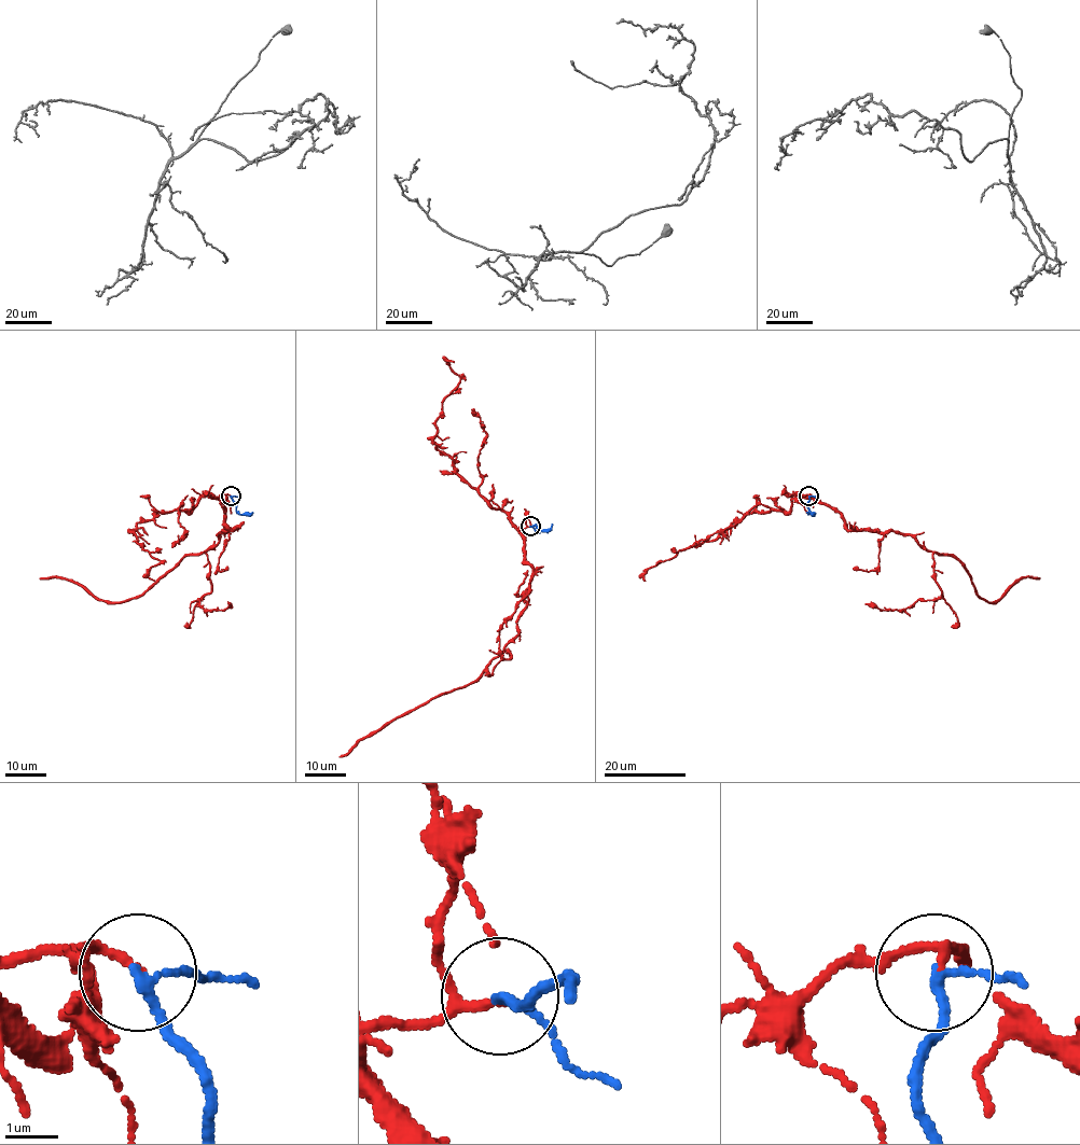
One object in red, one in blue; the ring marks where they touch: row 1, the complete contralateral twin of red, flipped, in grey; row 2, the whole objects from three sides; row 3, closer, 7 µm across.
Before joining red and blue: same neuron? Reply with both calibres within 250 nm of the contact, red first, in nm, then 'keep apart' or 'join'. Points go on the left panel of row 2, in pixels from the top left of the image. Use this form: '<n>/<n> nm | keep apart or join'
120/150 nm | join

